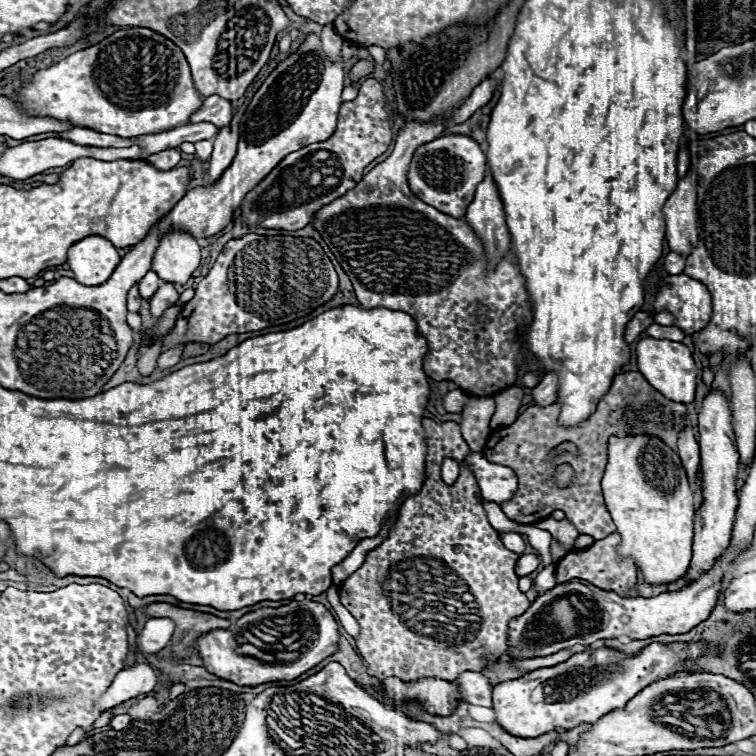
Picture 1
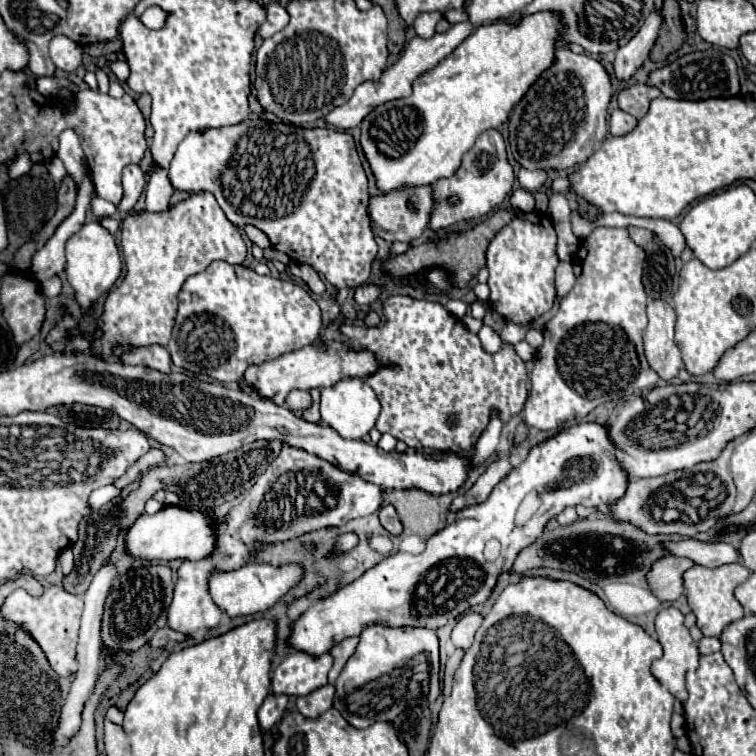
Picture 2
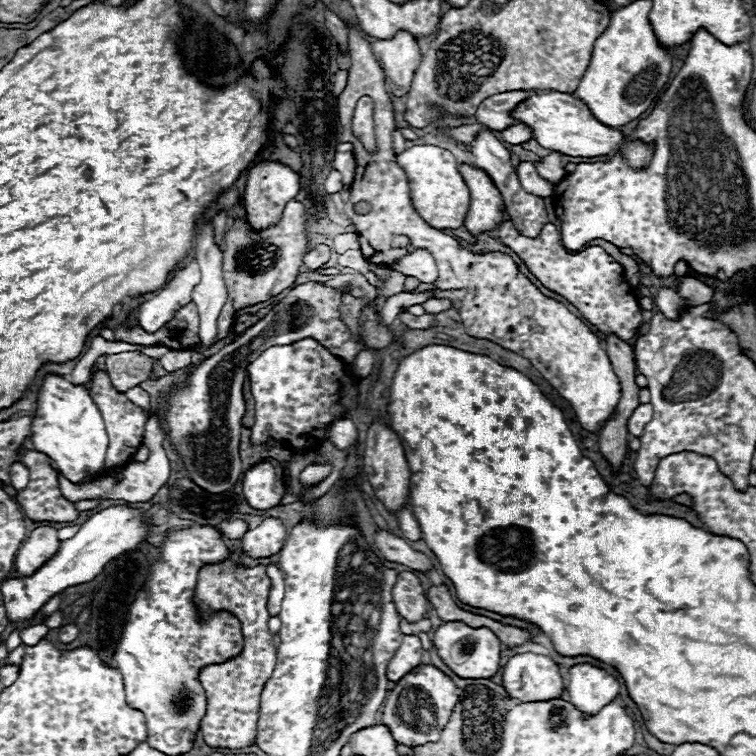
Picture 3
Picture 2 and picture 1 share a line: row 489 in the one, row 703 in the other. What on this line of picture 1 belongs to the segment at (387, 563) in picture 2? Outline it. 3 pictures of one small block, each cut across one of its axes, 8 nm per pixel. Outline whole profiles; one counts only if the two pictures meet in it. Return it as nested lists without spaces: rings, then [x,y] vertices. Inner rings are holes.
[[[706,640],[698,642],[652,642],[638,654],[628,656],[620,650],[602,646],[596,650],[584,650],[574,654],[566,662],[550,668],[538,668],[522,678],[500,682],[492,690],[496,722],[512,736],[536,738],[556,728],[572,730],[578,724],[594,724],[604,714],[624,708],[640,690],[656,680],[676,676],[686,662],[694,662],[702,656],[720,656],[722,648]]]

